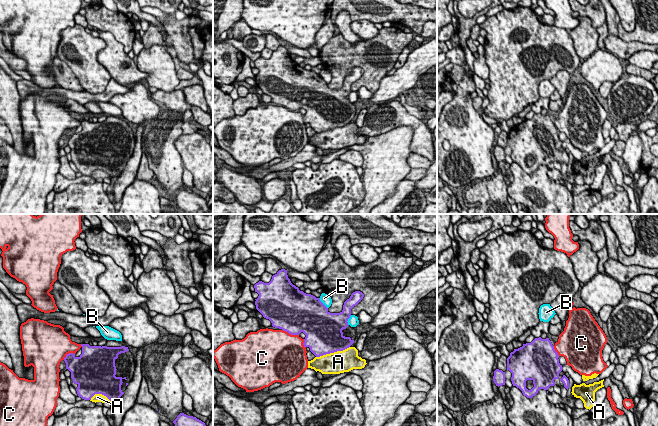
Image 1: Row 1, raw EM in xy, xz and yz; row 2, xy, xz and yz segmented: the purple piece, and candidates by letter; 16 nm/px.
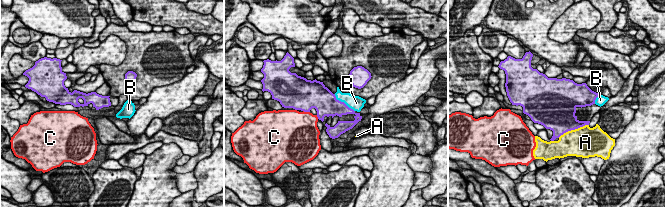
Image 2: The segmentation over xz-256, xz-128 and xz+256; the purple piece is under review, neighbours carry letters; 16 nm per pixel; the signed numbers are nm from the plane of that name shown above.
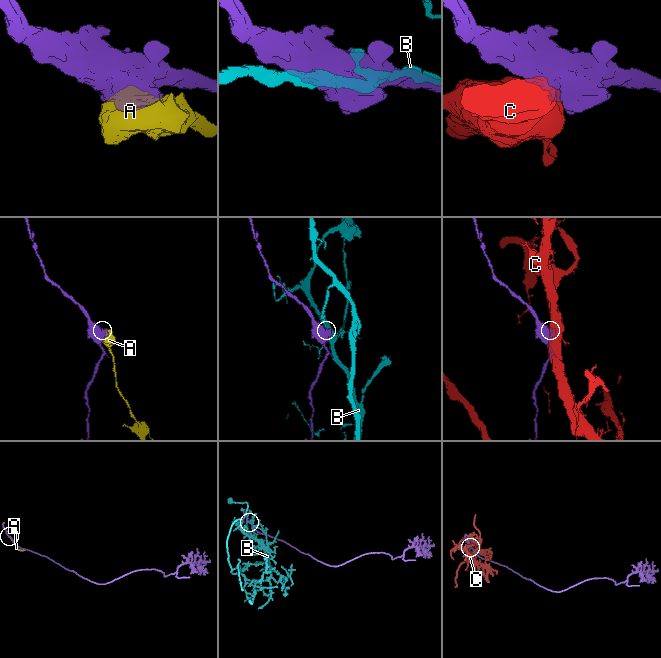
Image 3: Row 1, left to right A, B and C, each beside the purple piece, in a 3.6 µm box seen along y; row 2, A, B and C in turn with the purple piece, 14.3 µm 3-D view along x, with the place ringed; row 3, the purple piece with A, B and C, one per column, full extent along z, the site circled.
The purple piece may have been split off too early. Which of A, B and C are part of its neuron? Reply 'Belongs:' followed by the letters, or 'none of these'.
Belongs: none of these

